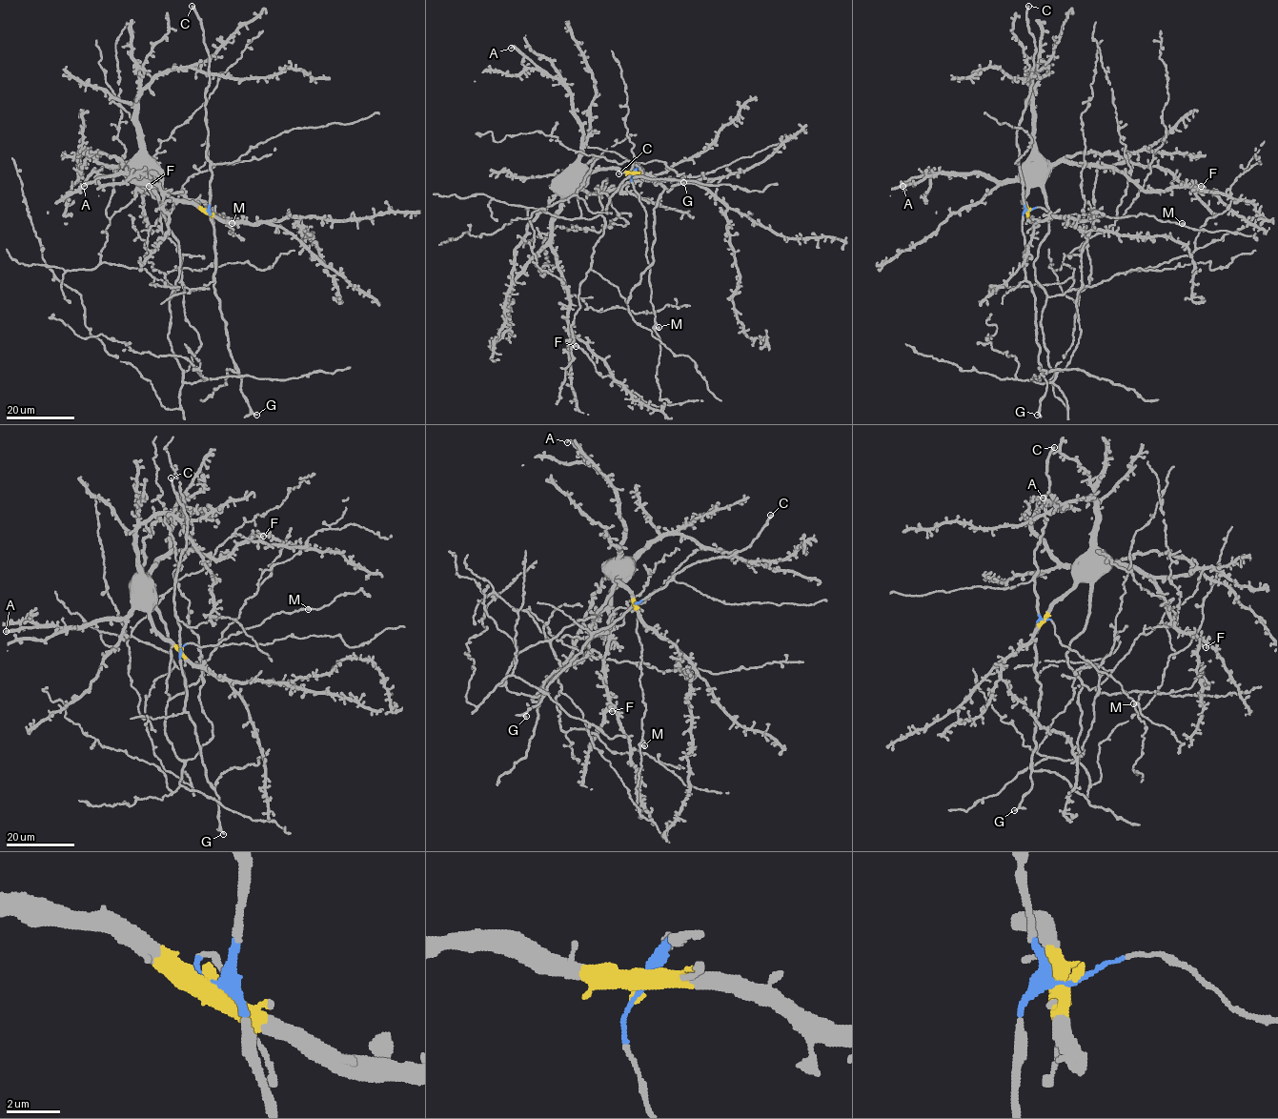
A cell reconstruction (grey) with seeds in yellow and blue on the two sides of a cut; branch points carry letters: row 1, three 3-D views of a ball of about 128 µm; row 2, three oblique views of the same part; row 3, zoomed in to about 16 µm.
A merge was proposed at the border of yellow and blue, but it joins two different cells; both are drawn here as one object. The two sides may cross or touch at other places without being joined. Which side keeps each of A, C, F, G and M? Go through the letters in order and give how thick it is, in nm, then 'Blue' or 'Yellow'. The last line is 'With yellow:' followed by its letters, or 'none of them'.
A: Thickness 160 nm. Yellow
C: Thickness 340 nm. Blue
F: Thickness 220 nm. Yellow
G: Thickness 190 nm. Blue
M: Thickness 440 nm. Blue
With yellow: A, F

